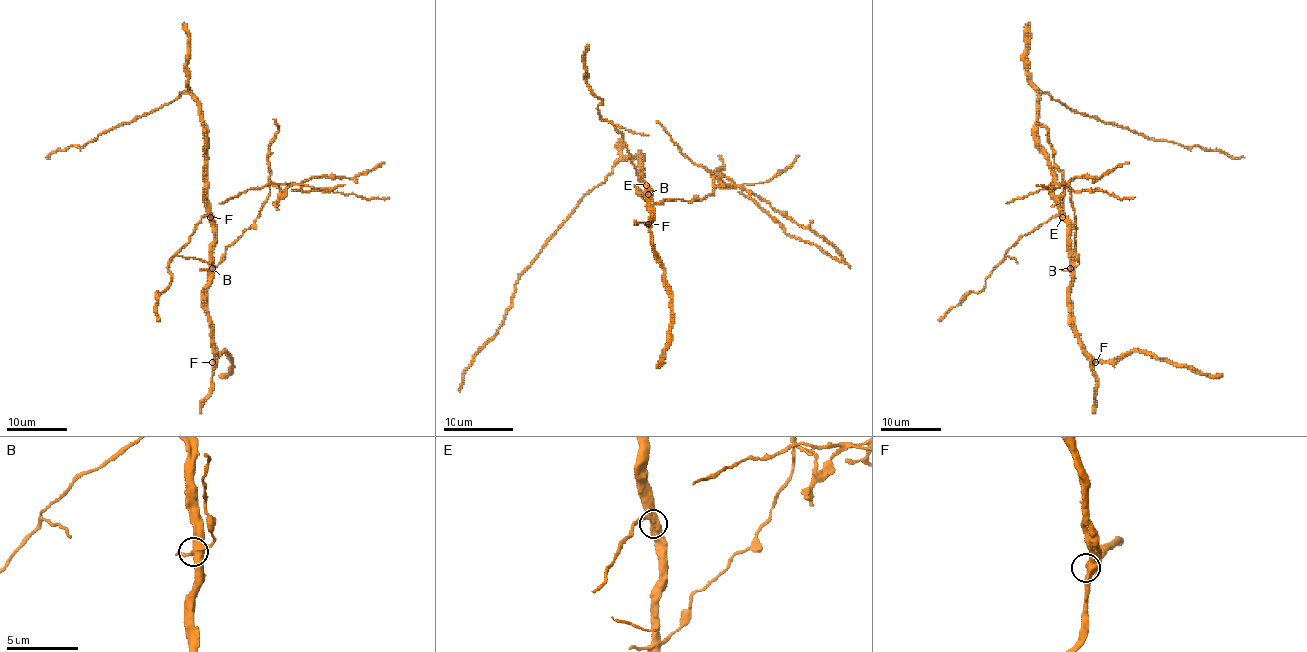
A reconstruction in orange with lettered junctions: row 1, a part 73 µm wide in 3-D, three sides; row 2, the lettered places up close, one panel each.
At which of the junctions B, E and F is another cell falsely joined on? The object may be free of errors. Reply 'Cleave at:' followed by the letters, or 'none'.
Cleave at: B

